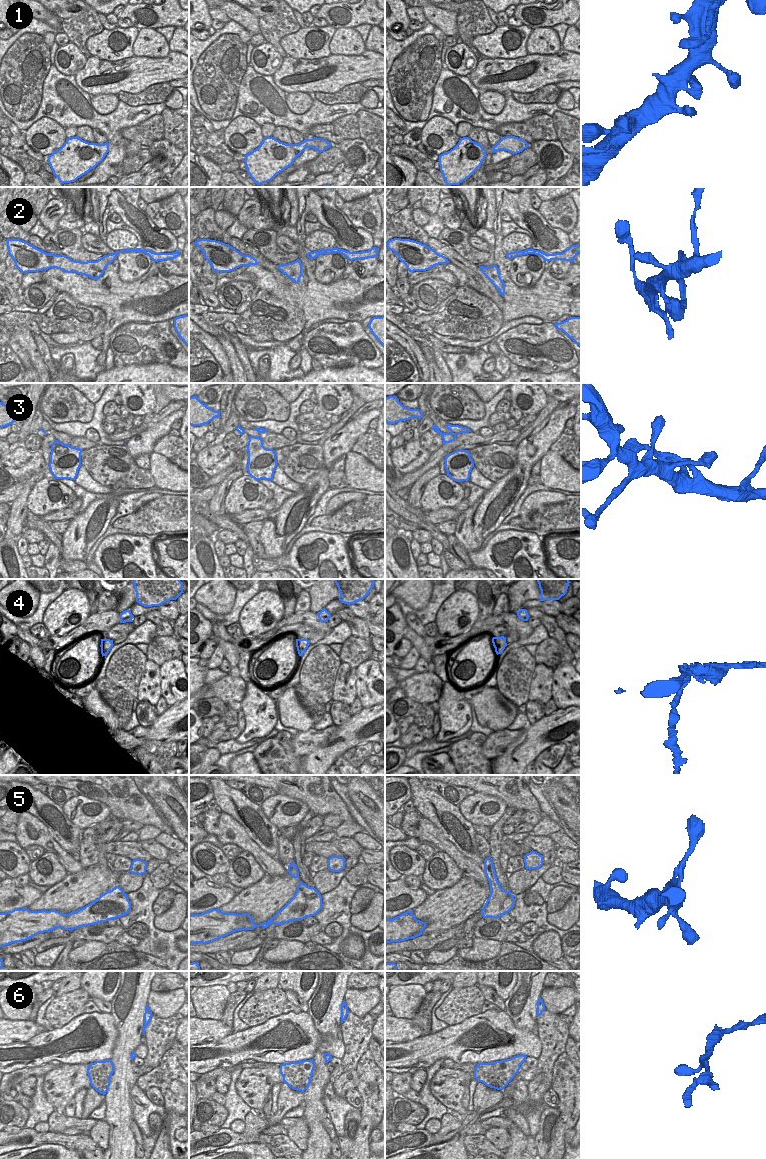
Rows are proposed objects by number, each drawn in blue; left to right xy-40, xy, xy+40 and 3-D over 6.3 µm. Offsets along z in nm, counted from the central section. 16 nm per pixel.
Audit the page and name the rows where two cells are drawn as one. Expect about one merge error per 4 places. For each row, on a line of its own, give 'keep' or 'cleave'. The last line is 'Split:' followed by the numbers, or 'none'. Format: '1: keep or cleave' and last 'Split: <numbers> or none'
1: keep
2: keep
3: keep
4: cleave
5: keep
6: keep
Split: 4

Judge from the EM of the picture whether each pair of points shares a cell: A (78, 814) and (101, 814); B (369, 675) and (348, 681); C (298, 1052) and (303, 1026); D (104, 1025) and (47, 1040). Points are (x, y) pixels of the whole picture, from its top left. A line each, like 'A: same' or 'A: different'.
A: same
B: different
C: same
D: same

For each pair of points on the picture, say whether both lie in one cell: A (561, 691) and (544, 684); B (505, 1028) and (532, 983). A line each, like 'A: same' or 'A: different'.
A: different
B: different

